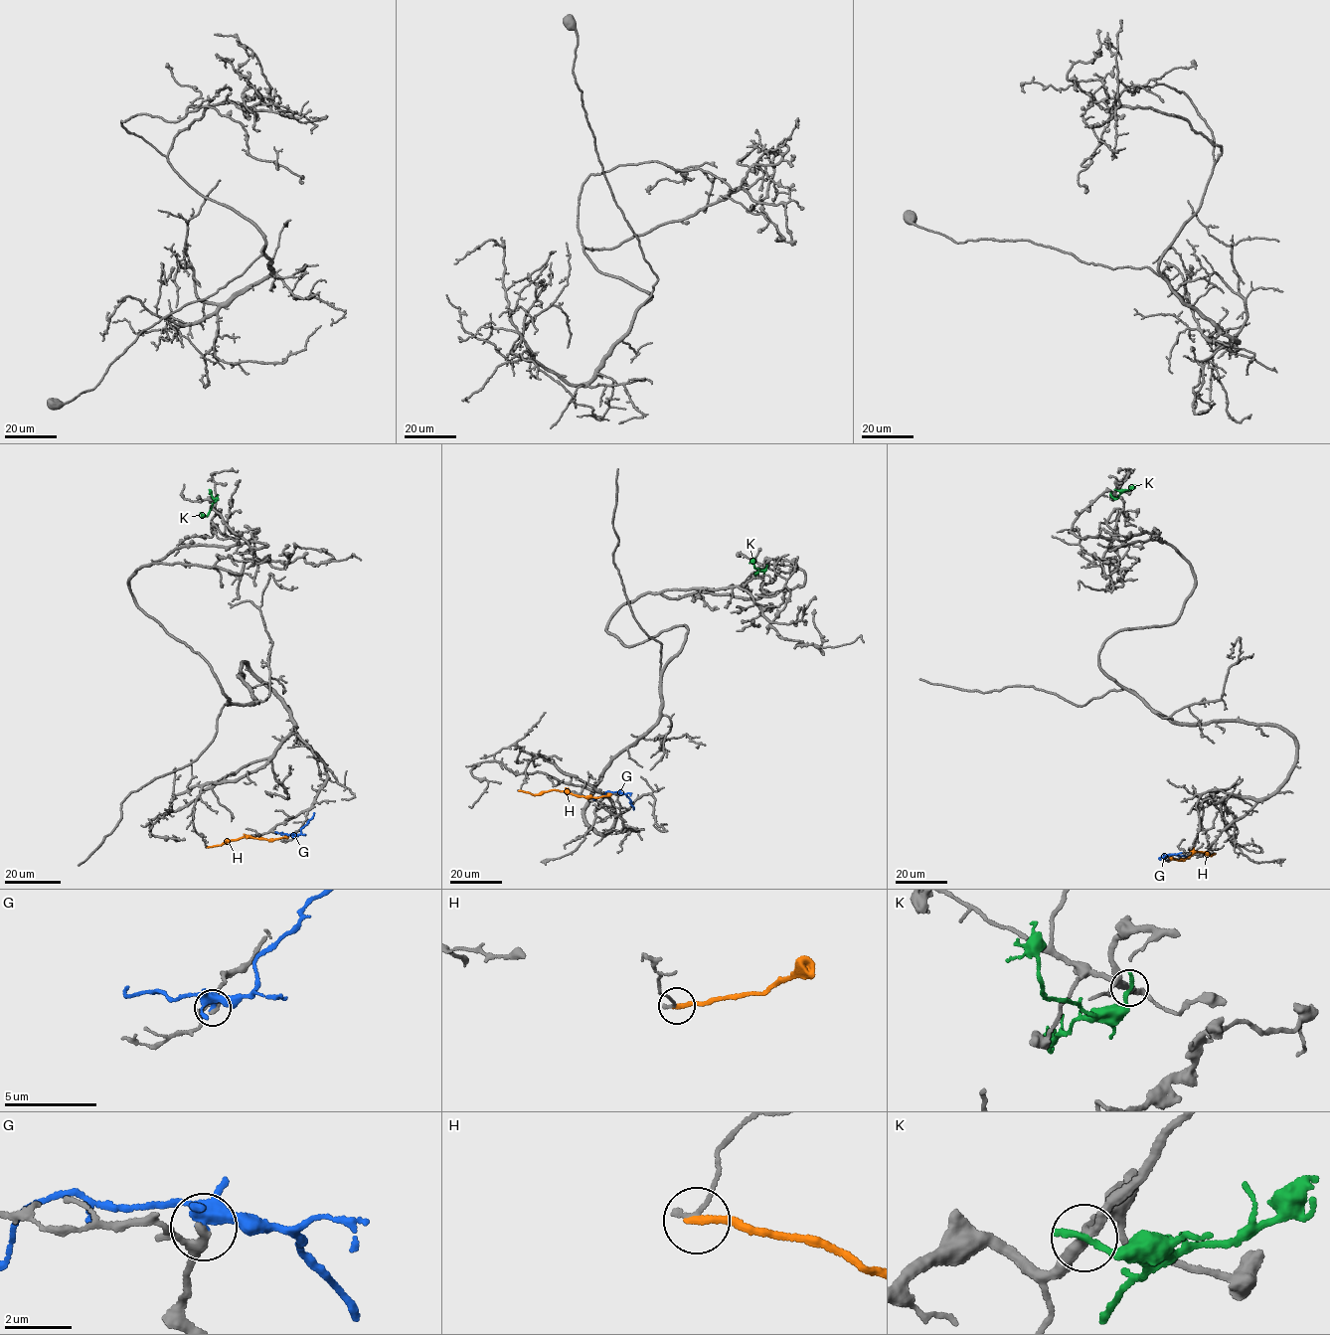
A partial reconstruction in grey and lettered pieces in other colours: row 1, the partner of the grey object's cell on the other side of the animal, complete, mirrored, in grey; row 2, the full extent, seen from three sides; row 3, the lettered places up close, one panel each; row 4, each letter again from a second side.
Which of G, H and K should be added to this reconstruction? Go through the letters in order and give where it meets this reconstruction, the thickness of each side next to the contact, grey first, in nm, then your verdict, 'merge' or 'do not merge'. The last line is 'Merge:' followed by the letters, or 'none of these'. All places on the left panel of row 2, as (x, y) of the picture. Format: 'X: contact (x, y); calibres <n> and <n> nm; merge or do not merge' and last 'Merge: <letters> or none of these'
G: contact (294, 836); calibres 240 and 260 nm; do not merge
H: contact (208, 847); calibres 160 and 240 nm; do not merge
K: contact (216, 500); calibres 280 and 240 nm; do not merge
Merge: none of these

